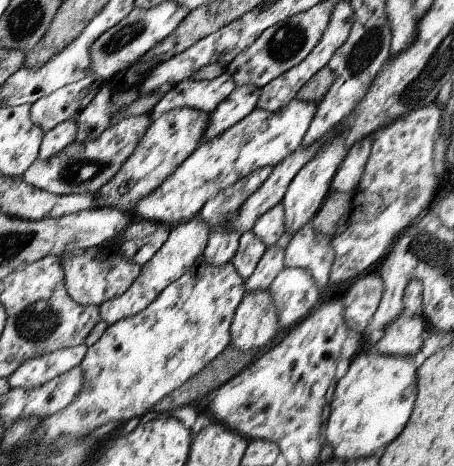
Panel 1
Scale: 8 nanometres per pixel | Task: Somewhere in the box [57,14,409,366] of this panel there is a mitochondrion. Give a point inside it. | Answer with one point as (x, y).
(288, 41)

